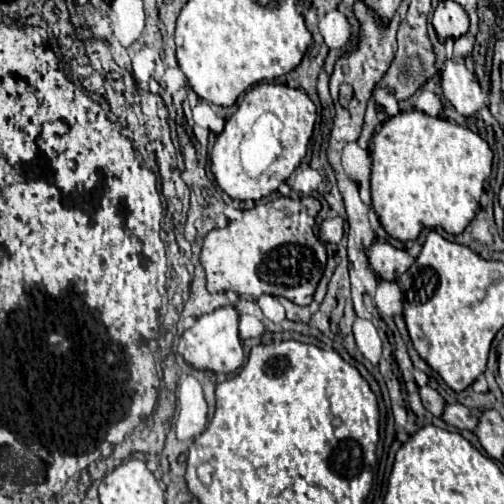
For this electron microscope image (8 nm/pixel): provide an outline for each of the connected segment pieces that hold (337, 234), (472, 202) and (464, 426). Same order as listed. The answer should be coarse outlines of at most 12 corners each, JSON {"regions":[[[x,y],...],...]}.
{"regions":[[[342,218],[324,220],[318,238],[338,244],[344,234]],[[424,112],[370,142],[384,230],[460,234],[492,150]],[[446,404],[442,420],[460,430],[474,430],[478,410]]]}

